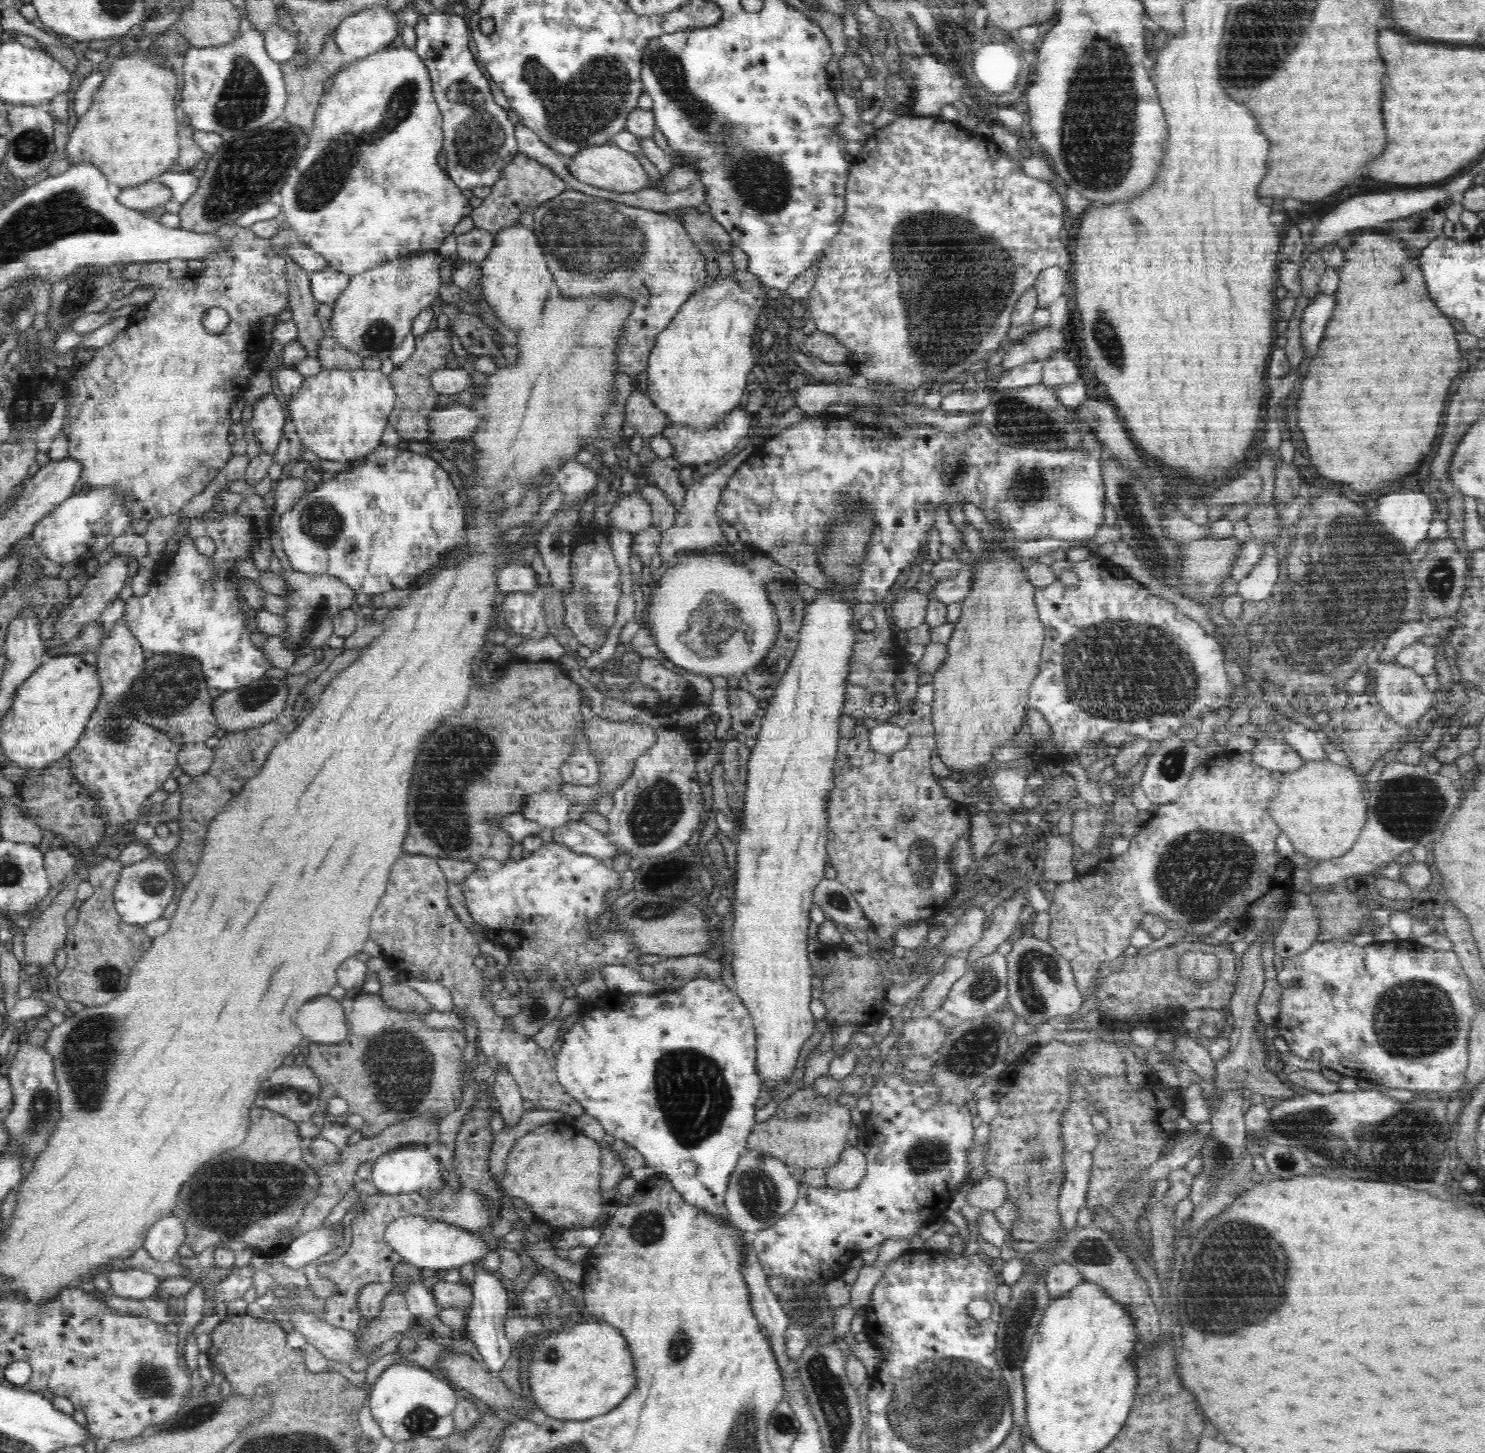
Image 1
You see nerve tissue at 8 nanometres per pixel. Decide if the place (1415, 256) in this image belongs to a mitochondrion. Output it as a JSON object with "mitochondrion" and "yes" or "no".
{"mitochondrion":"no"}

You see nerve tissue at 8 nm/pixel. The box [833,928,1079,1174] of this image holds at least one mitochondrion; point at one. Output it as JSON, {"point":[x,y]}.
{"point":[977,1048]}

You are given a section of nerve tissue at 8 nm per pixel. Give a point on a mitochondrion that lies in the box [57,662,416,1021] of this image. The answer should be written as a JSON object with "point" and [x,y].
{"point":[115,726]}

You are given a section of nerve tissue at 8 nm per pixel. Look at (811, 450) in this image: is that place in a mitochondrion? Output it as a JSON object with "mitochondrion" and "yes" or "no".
{"mitochondrion":"no"}

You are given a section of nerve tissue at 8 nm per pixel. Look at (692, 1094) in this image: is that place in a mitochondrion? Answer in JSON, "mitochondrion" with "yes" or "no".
{"mitochondrion":"yes"}

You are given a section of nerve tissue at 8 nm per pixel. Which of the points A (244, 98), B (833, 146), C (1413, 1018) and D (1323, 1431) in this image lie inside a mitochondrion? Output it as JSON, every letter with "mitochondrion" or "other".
{"A":"mitochondrion","B":"other","C":"mitochondrion","D":"other"}

